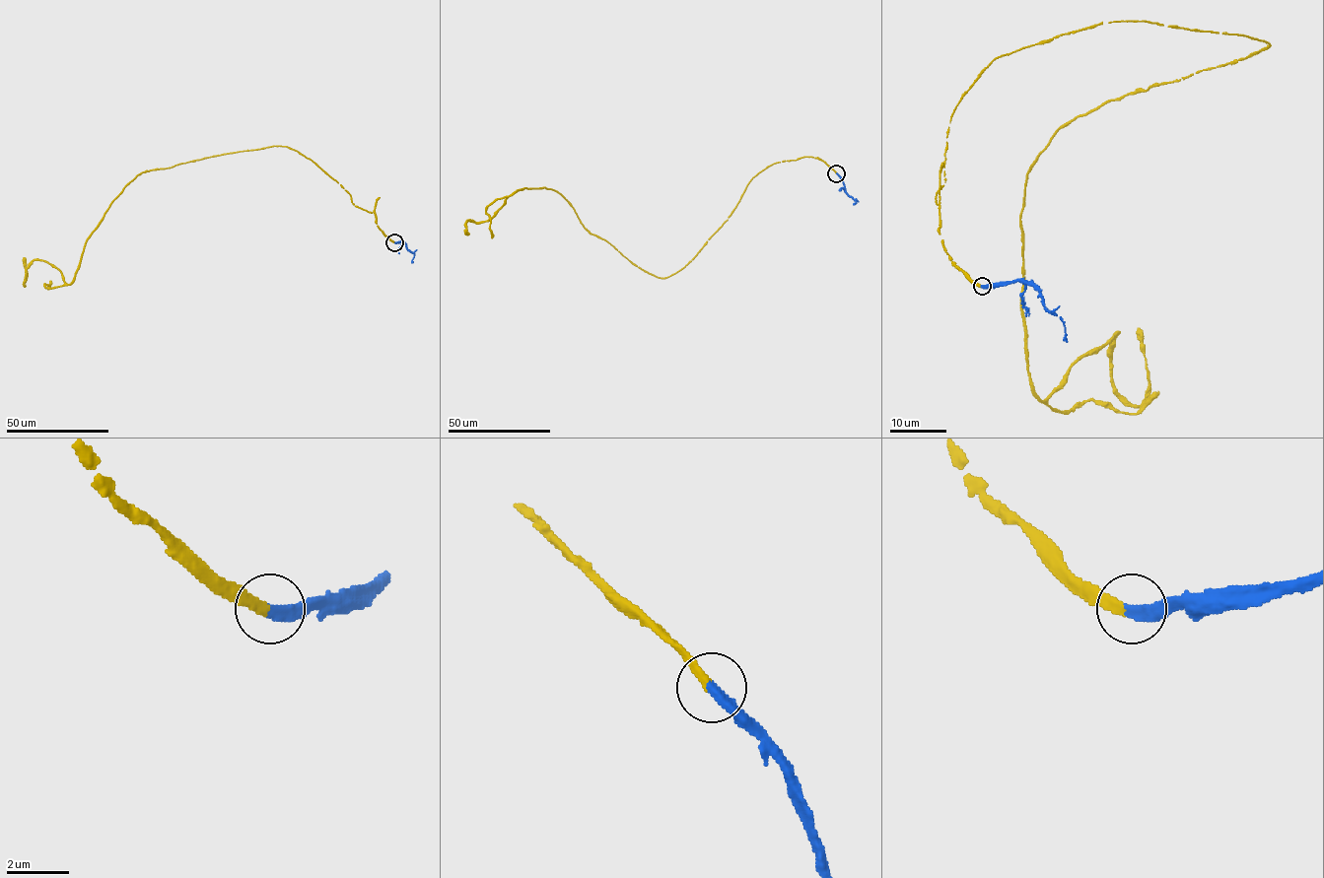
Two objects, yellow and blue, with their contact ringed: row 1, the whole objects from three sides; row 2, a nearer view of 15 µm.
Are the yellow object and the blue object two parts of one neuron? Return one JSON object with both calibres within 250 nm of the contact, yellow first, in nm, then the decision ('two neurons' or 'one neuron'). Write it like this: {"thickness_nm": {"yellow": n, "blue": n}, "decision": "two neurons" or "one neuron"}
{"thickness_nm": {"yellow": 320, "blue": 380}, "decision": "one neuron"}

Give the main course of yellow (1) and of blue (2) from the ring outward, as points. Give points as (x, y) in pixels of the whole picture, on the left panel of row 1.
1: (394, 242), (373, 212), (281, 146), (139, 174), (91, 234), (69, 284), (34, 260), (25, 286), (23, 257)
2: (394, 242), (402, 240), (414, 252), (413, 262)

